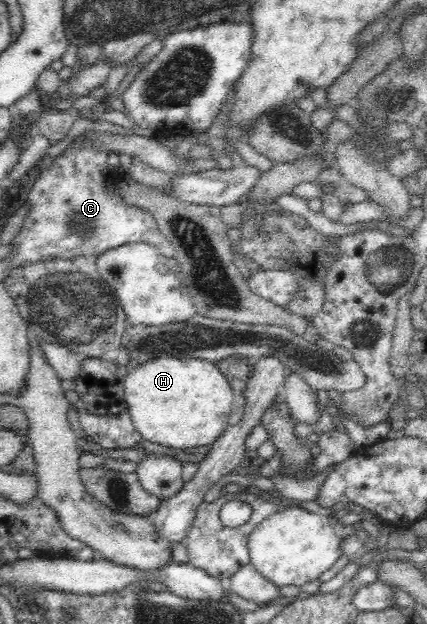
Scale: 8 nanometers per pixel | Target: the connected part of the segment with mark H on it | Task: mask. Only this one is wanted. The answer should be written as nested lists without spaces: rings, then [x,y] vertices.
[[[163,355],[127,372],[124,381],[125,401],[136,430],[144,440],[158,442],[164,446],[189,449],[212,444],[230,425],[230,410],[233,405],[233,388],[217,363],[203,358],[178,358]]]

